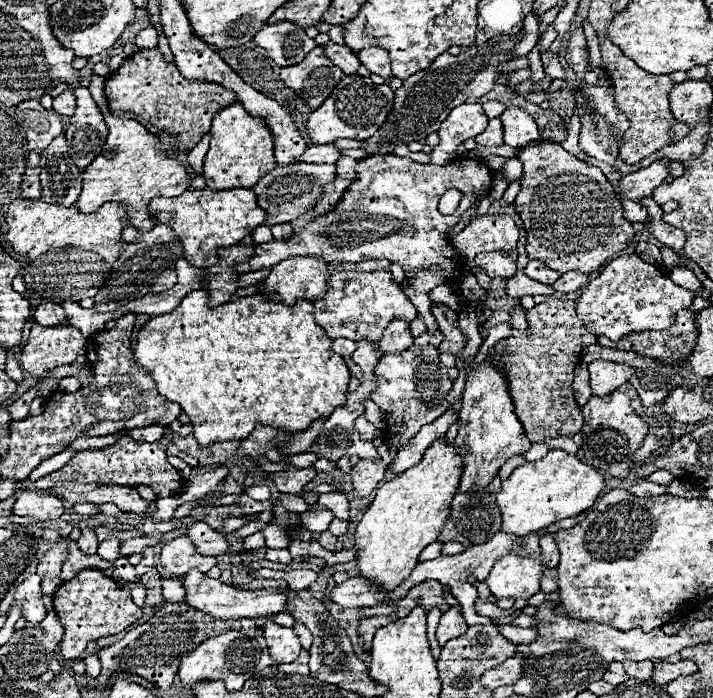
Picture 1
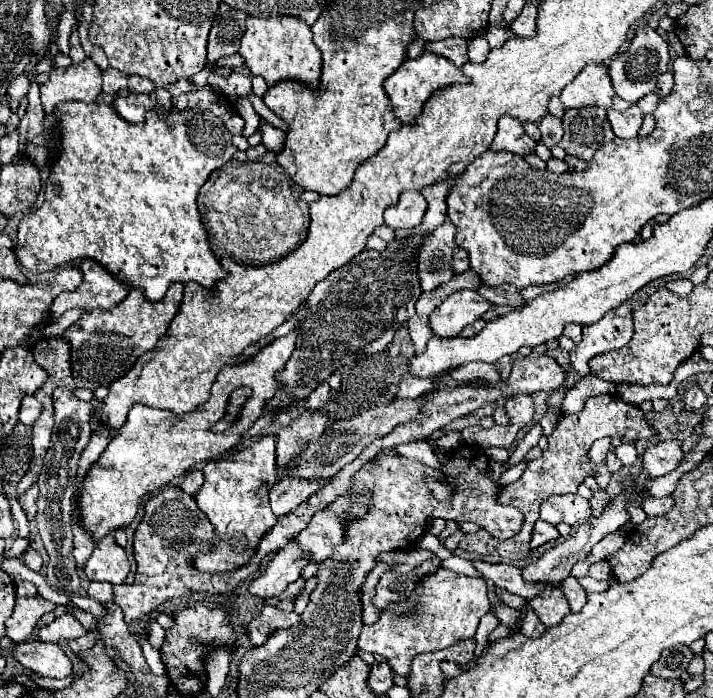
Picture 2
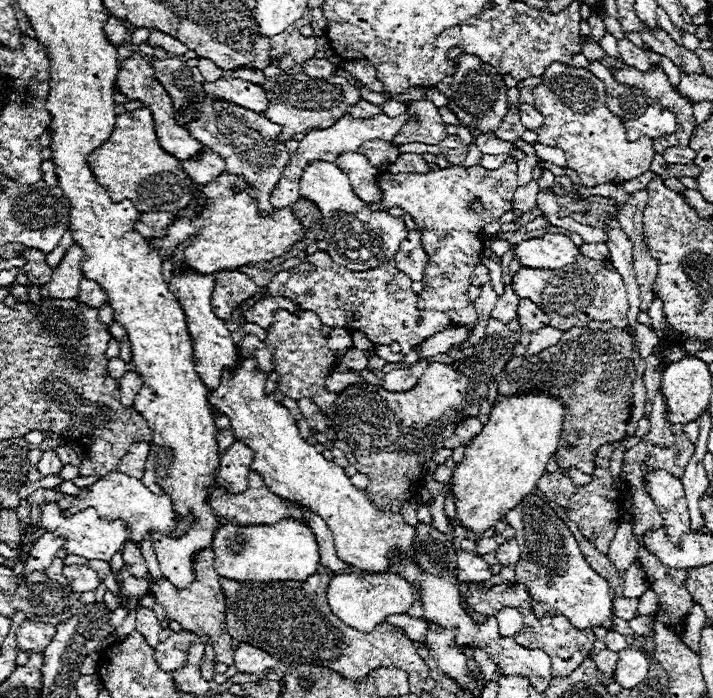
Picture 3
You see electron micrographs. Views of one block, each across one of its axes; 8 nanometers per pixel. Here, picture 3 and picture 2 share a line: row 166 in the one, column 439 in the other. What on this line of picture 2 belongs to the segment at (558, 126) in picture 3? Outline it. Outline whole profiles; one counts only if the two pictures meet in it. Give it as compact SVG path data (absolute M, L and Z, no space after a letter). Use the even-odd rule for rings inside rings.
M438 568L438 572L418 580L416 590L406 604L382 610L382 618L376 624L364 626L358 638L358 648L382 656L396 674L406 676L410 674L410 664L416 654L442 650L460 638L472 638L476 634L480 618L490 608L486 590L488 586L480 578L468 578L446 568Z

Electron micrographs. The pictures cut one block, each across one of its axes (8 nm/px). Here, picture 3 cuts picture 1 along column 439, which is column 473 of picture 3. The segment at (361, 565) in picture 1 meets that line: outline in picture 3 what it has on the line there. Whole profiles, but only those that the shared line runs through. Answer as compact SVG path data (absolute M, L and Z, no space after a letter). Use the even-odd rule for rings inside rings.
M524 394L502 398L492 406L482 432L468 444L464 458L456 464L450 490L454 494L456 518L452 526L462 526L472 534L494 528L500 518L536 490L548 460L554 456L562 432L564 406L548 394Z

